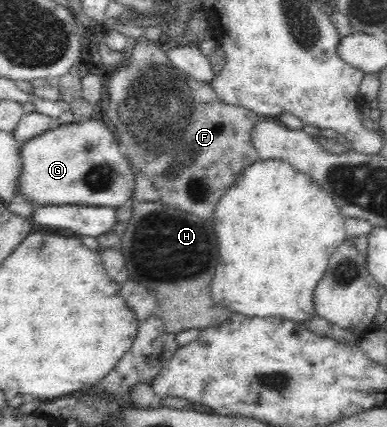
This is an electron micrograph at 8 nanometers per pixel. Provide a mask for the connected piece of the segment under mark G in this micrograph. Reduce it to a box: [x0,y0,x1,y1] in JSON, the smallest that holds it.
[16,115,134,208]

